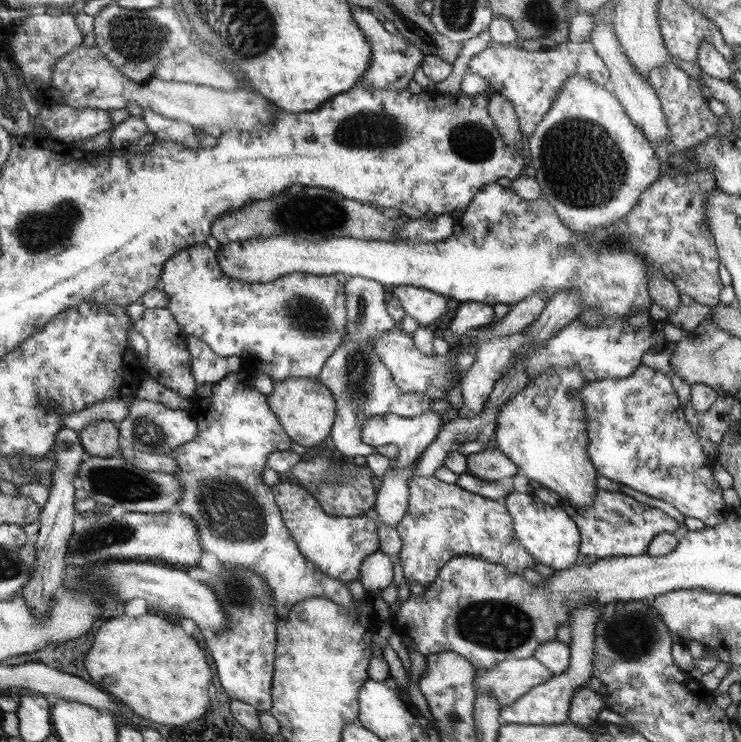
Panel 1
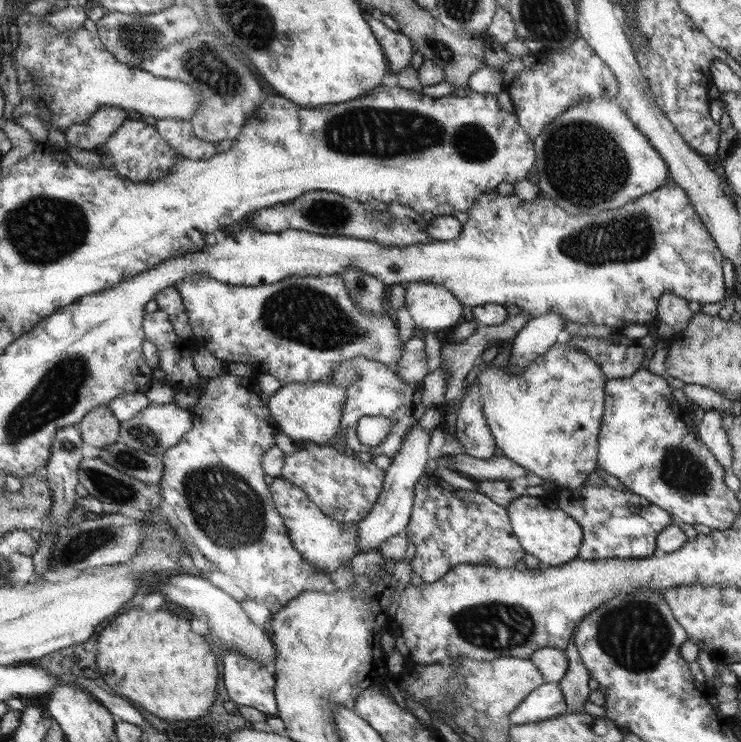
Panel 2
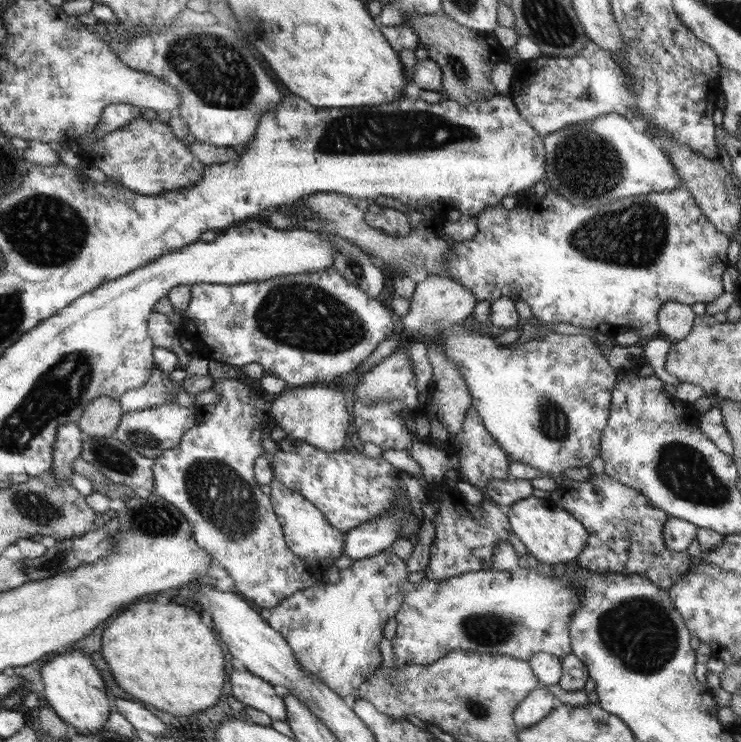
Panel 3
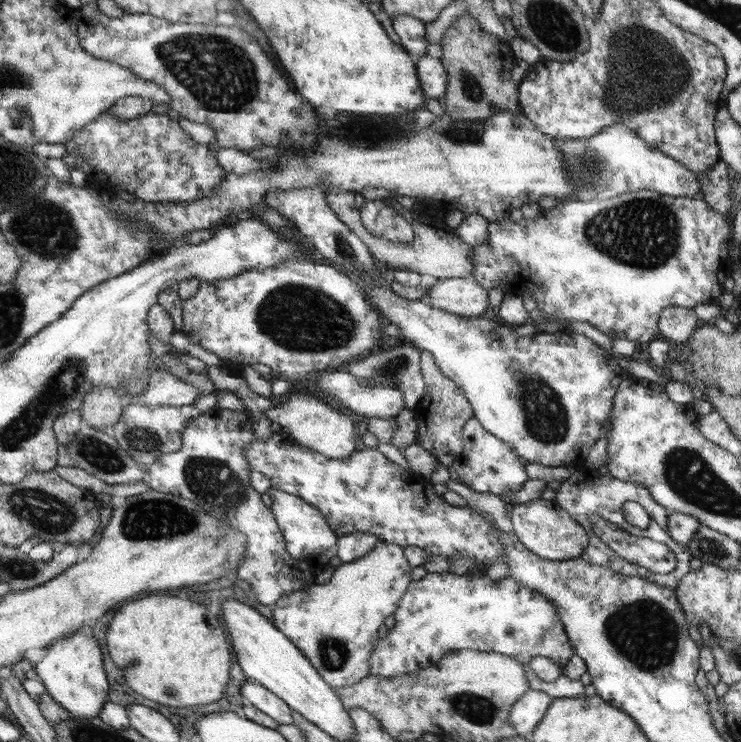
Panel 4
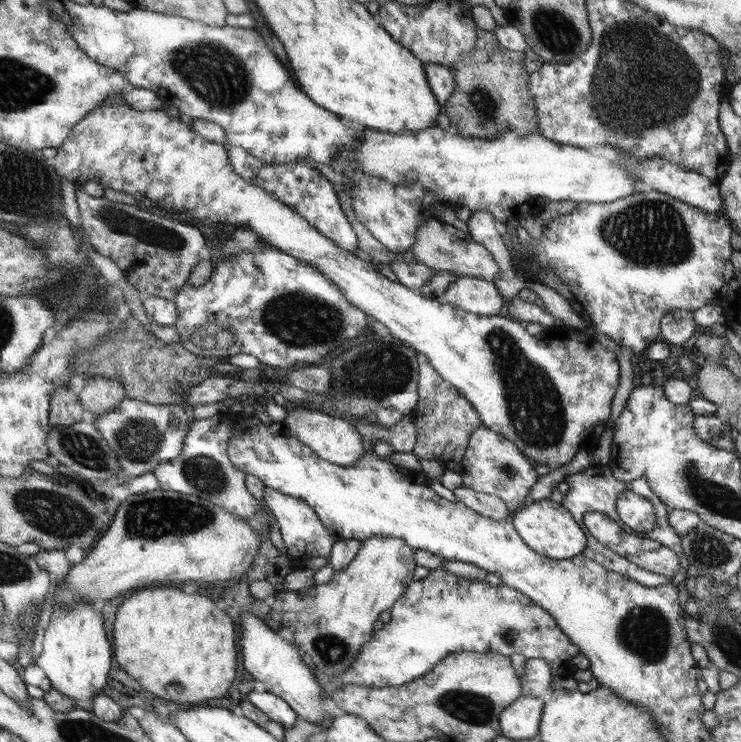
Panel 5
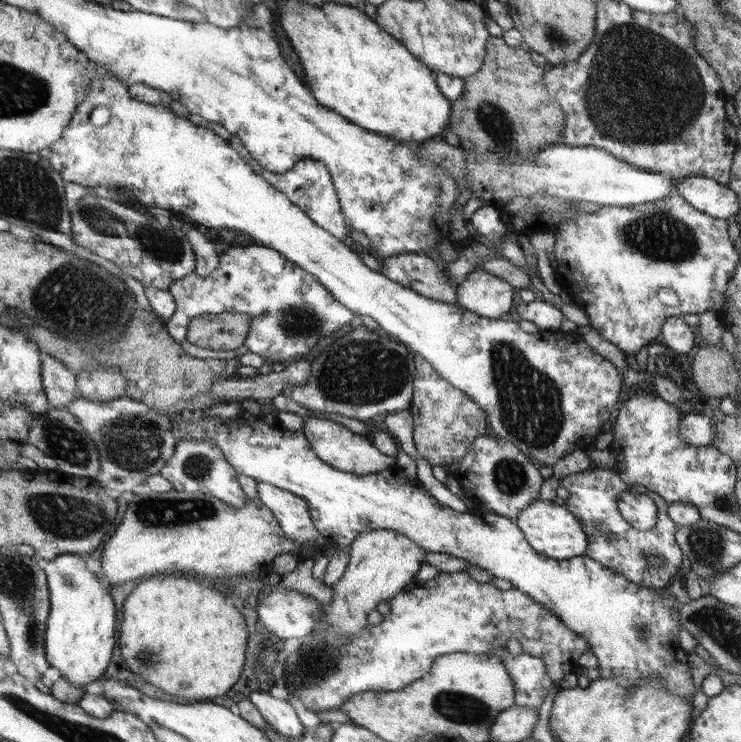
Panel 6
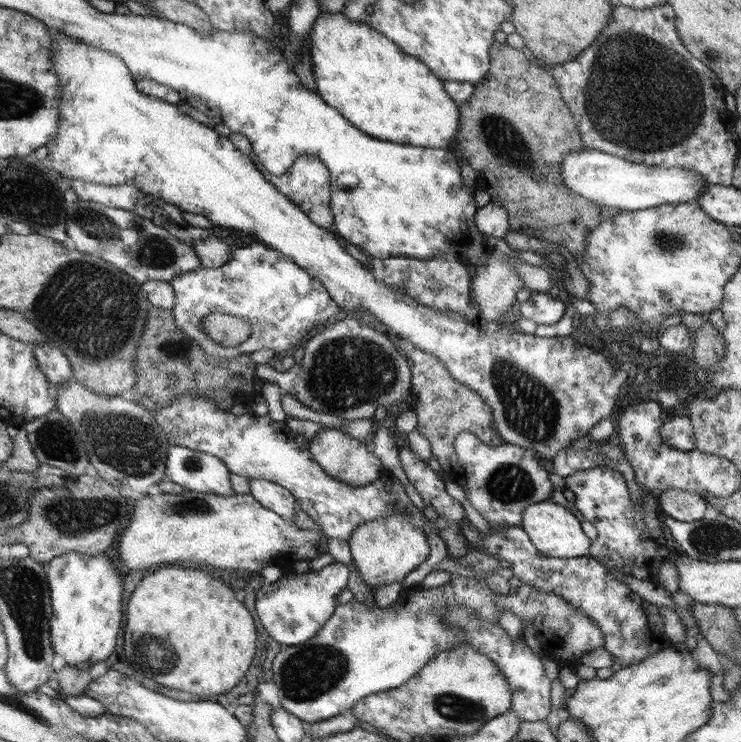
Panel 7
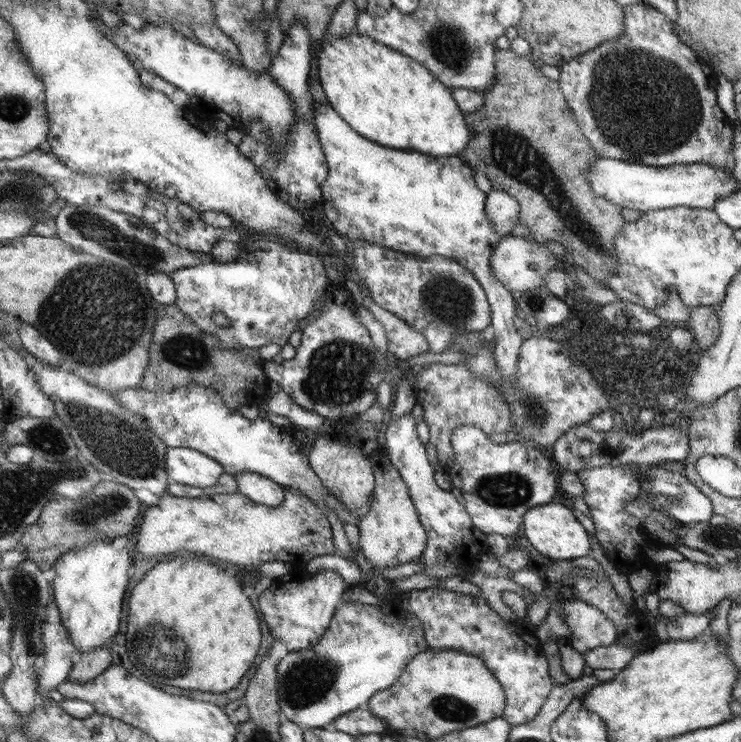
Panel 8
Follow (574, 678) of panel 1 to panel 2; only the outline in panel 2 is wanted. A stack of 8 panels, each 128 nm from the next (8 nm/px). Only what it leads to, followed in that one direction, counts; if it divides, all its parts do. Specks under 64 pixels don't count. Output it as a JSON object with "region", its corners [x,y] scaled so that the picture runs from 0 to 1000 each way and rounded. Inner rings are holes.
{"region":[[[735,920],[717,933],[717,937],[691,960],[688,969],[694,977],[706,977],[750,969],[764,960],[765,946],[754,922]]]}

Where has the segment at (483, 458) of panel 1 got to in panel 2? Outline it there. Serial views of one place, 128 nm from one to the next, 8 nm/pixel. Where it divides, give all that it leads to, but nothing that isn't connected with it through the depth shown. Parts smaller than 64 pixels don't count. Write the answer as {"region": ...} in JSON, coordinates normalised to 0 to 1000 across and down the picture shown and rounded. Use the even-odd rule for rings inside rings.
{"region":[[[672,611],[664,617],[646,619],[633,612],[588,612],[580,619],[583,631],[605,631],[644,650],[653,647],[699,647],[710,643],[713,635],[696,625],[688,616]]]}

